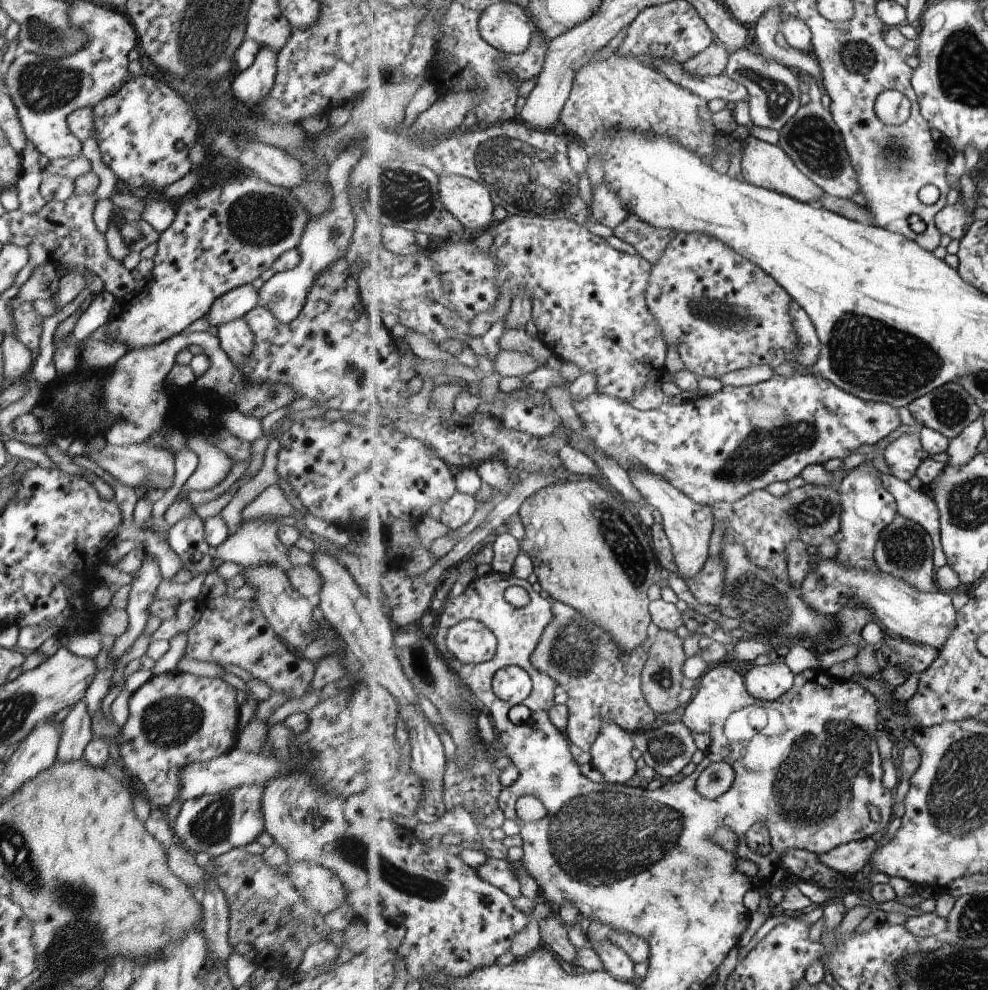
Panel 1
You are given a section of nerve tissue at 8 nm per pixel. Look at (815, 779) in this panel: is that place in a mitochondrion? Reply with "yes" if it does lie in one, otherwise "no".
yes

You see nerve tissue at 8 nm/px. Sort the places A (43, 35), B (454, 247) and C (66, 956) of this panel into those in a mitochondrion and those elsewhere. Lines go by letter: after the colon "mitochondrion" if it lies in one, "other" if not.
A: mitochondrion
B: other
C: mitochondrion

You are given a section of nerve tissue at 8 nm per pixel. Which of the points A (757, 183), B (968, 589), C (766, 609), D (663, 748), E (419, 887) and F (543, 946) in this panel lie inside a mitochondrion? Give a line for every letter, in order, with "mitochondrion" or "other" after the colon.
A: other
B: other
C: mitochondrion
D: mitochondrion
E: mitochondrion
F: other

